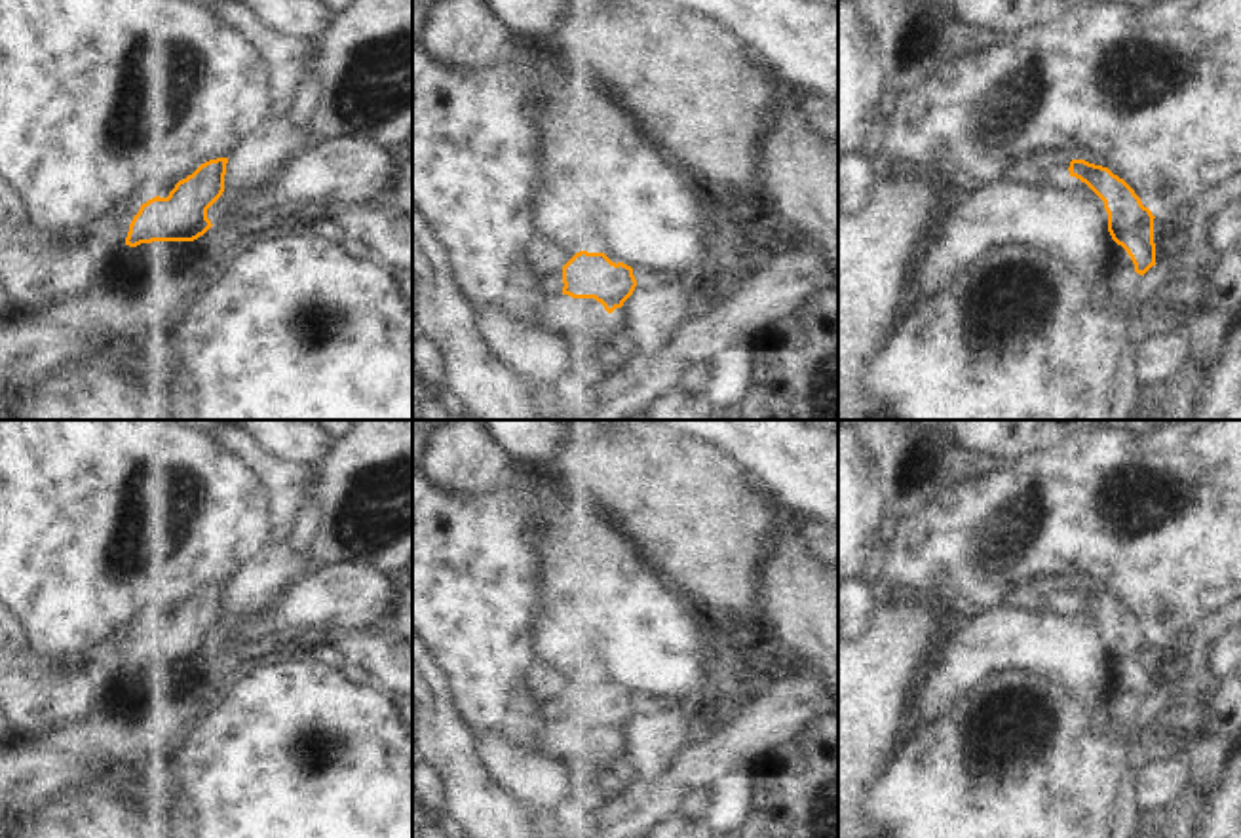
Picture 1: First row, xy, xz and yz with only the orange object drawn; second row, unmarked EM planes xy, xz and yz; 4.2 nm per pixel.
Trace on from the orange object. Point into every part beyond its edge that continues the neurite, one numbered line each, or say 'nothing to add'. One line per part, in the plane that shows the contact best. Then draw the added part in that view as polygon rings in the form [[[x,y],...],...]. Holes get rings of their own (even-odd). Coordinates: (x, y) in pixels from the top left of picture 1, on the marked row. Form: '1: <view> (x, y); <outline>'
nothing to add

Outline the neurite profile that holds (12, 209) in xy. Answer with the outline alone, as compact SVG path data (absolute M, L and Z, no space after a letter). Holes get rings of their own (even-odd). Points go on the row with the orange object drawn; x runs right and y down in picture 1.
M0 177L0 222L17 230L27 226L27 207L19 194Z

